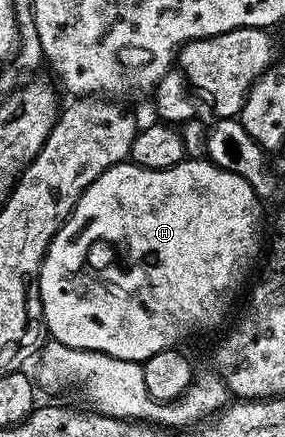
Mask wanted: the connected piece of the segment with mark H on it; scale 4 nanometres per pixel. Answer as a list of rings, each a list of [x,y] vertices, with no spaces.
[[[187,158],[181,163],[177,163],[175,167],[168,169],[148,169],[140,167],[137,163],[123,161],[117,163],[115,167],[109,167],[104,173],[100,173],[100,177],[96,177],[96,181],[92,181],[92,185],[88,185],[88,189],[84,189],[84,193],[80,197],[80,201],[76,201],[76,209],[72,209],[72,213],[64,221],[64,225],[56,233],[56,237],[52,237],[52,241],[46,250],[44,261],[40,265],[40,273],[38,274],[38,288],[40,289],[40,301],[42,302],[42,322],[45,330],[48,332],[49,338],[56,342],[60,342],[65,346],[70,346],[74,350],[99,351],[108,354],[110,357],[122,358],[124,361],[145,363],[148,357],[152,357],[161,351],[169,351],[179,346],[181,339],[186,339],[193,333],[197,327],[206,327],[209,323],[214,323],[222,315],[222,310],[226,307],[226,298],[233,293],[238,287],[238,282],[246,275],[246,270],[254,263],[254,254],[258,251],[258,211],[254,208],[256,204],[256,196],[252,185],[248,181],[244,181],[244,177],[240,177],[236,173],[232,173],[228,169],[220,169],[217,165],[207,161],[205,158]]]

